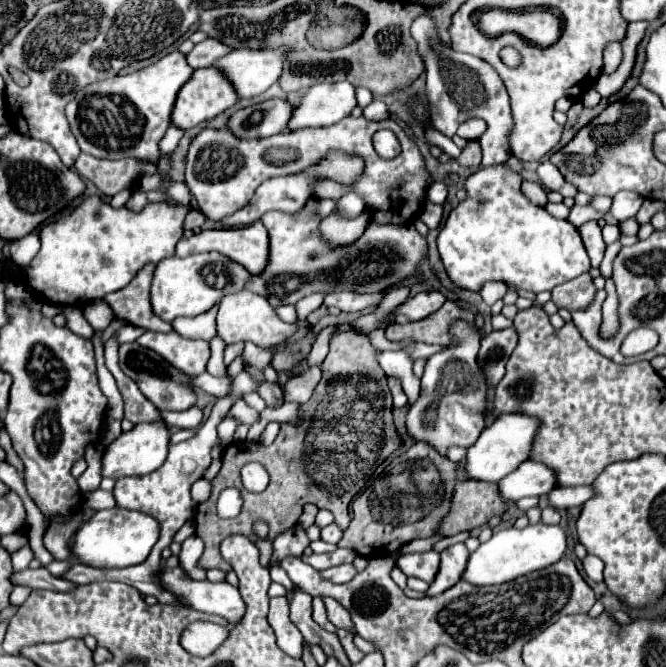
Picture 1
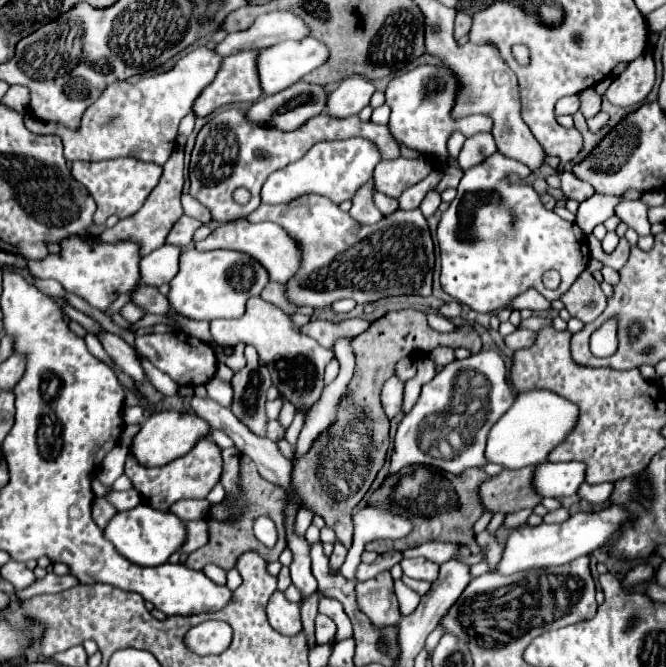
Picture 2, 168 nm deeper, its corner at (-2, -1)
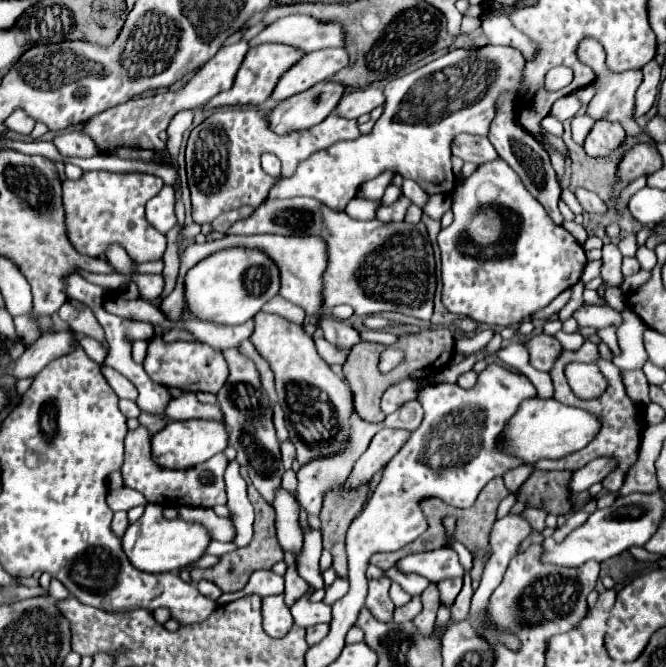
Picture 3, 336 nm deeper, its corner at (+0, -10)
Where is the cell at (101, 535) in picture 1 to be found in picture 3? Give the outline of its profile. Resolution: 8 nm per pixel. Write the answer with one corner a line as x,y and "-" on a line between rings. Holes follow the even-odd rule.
148,504
144,516
130,524
124,538
122,548
128,560
144,572
176,572
188,566
194,566
198,558
204,556
208,544
212,542
210,532
198,522
184,522
180,518
166,520
160,512
158,504

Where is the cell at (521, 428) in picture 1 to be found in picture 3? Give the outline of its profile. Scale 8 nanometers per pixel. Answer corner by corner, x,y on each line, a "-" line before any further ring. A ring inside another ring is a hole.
532,398
522,402
518,412
510,418
508,430
502,436
504,452
512,452
524,464
534,466
542,458
562,458
572,452
582,450
592,442
592,438
600,432
602,422
598,416
590,414
588,410
580,410
574,406
560,404
558,400
542,400
542,398

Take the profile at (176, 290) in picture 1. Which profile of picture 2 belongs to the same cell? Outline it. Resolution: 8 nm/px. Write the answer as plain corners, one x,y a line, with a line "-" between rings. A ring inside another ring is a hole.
184,249
180,255
180,271
170,281
168,303
170,311
186,317
186,319
236,319
244,313
244,305
248,297
260,295
264,285
268,283
266,269
252,257
240,251
196,251

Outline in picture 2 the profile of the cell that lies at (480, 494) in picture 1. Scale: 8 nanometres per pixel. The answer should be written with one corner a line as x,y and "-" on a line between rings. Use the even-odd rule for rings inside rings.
534,467
518,471
502,471
486,479
480,489
480,501
488,513
514,513
520,509
532,509
540,503
540,497
530,487

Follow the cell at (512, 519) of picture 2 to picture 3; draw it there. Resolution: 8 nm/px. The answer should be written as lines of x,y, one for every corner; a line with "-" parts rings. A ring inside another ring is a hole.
526,508
522,514
530,520
530,524
532,524
532,528
536,532
542,532
546,528
546,516
548,514
544,510
540,510
540,508

